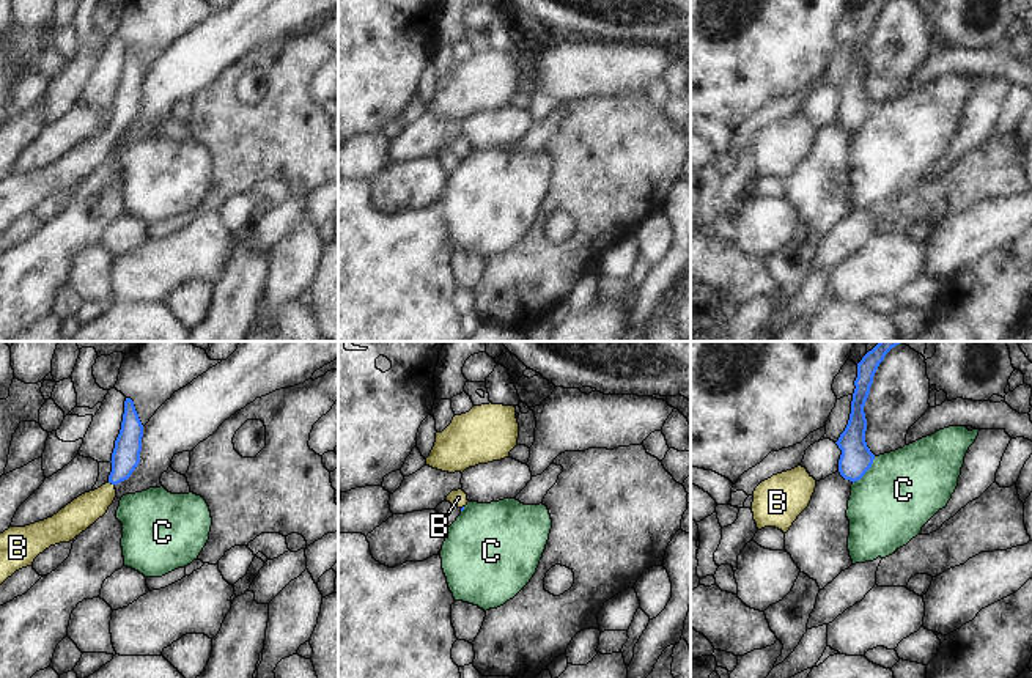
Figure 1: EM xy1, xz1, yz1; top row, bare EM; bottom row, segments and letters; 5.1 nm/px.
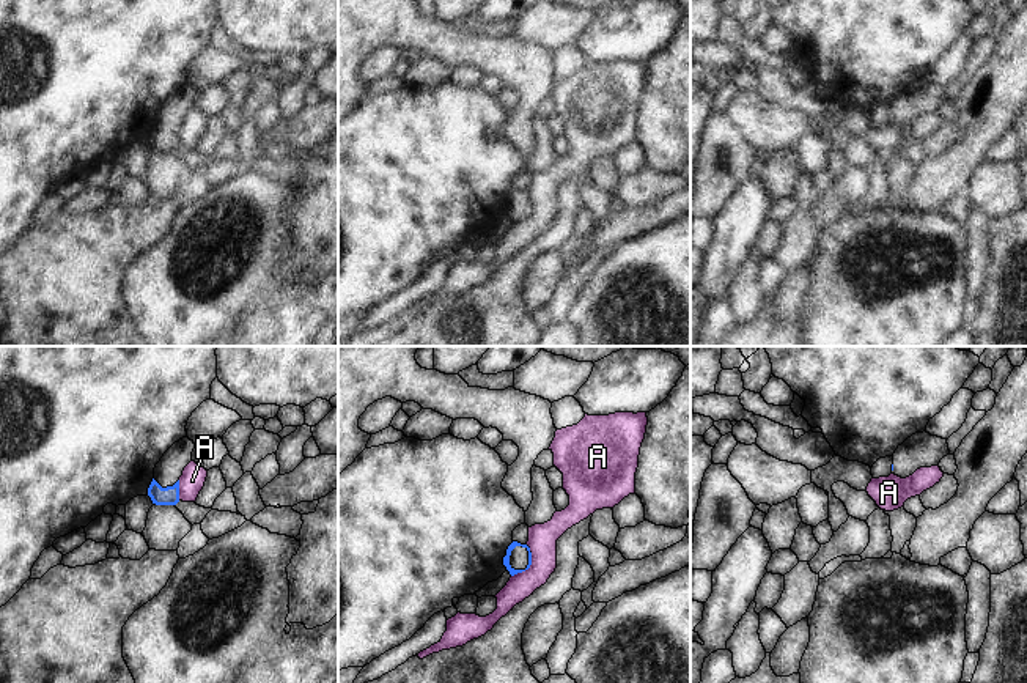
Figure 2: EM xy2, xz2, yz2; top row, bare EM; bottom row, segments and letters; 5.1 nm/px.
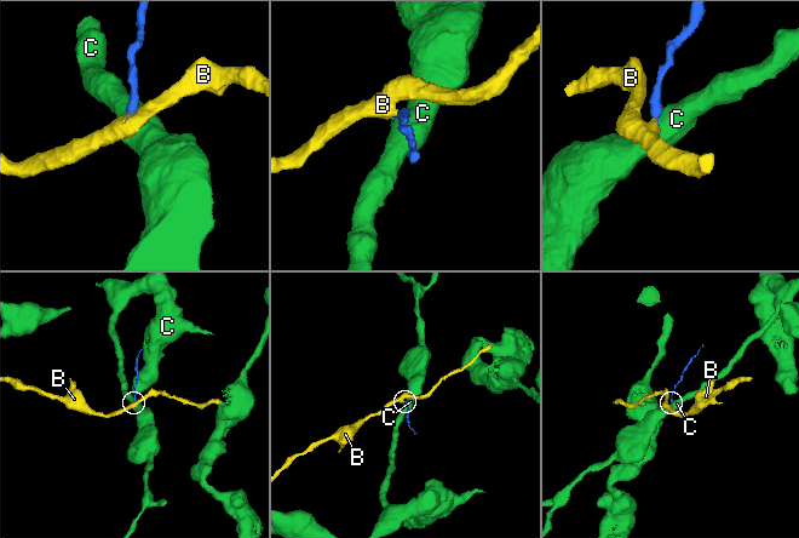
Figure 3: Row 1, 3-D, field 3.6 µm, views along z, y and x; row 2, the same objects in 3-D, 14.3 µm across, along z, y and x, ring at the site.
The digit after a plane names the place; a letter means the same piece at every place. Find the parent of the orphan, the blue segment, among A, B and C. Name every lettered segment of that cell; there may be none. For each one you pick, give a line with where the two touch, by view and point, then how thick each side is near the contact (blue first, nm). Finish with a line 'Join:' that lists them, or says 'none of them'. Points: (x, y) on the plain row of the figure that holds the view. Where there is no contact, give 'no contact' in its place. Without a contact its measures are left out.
B: meets blue in xy1 at (112, 131); 140 nm thick on the blue side, 160 nm on the other
Join: B

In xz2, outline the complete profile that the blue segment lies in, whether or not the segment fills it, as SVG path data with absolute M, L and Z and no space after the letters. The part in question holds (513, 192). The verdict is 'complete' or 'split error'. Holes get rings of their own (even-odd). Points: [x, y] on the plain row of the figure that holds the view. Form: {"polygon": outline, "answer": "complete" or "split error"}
{"polygon": "M513 189L506 197L506 203L503 205L503 212L506 214L511 223L528 217L532 212L530 195L527 192Z", "answer": "split error"}

